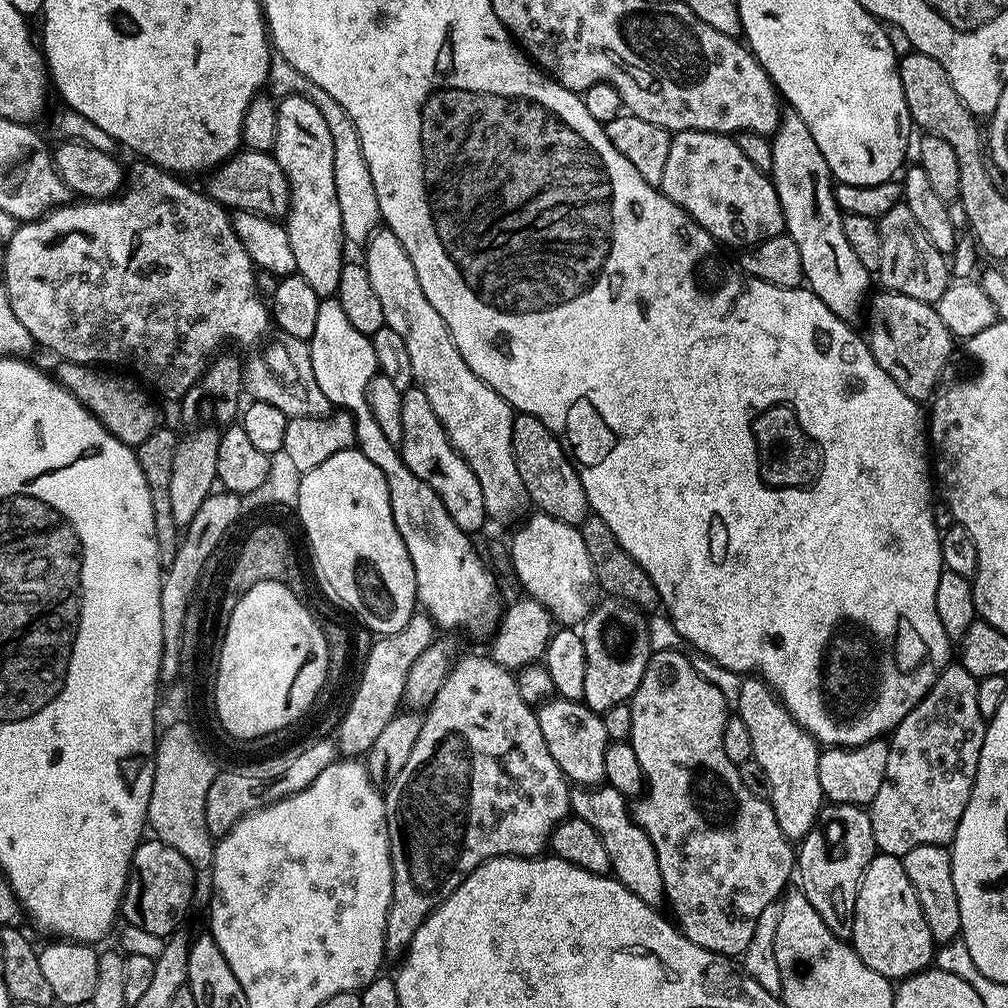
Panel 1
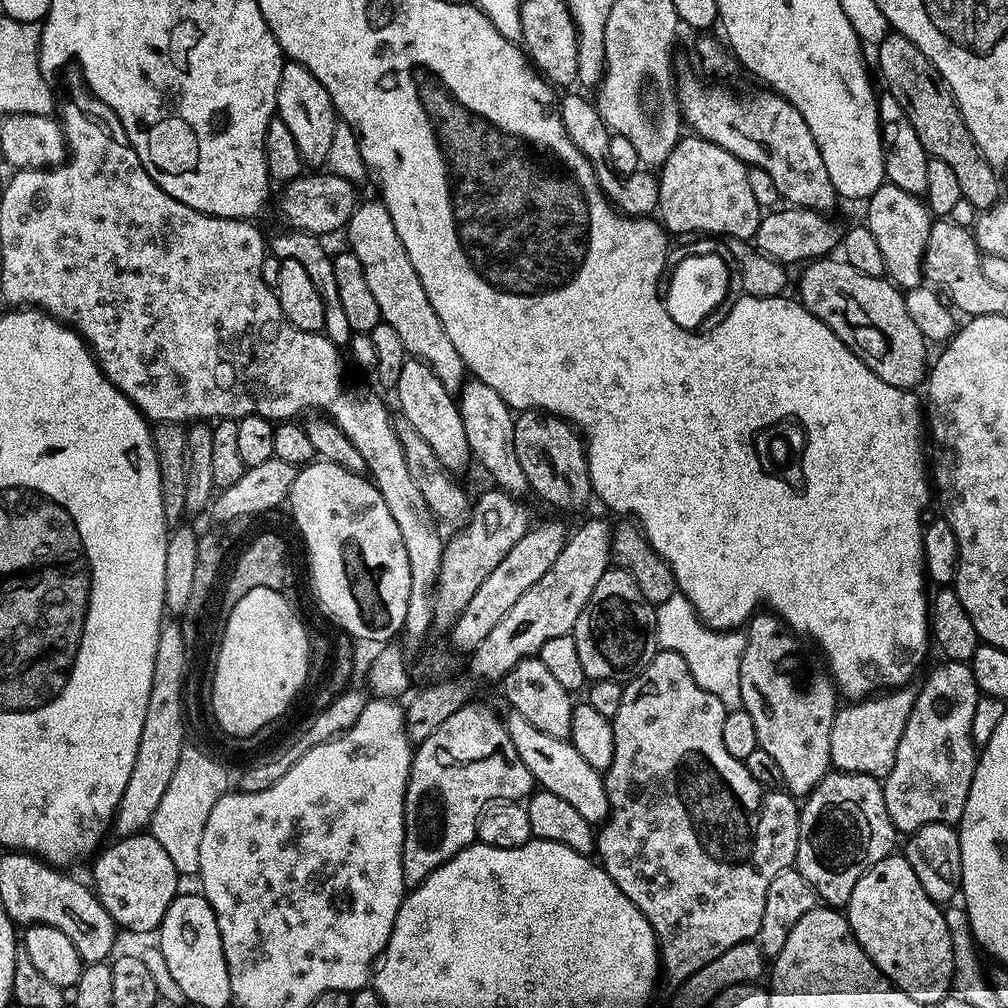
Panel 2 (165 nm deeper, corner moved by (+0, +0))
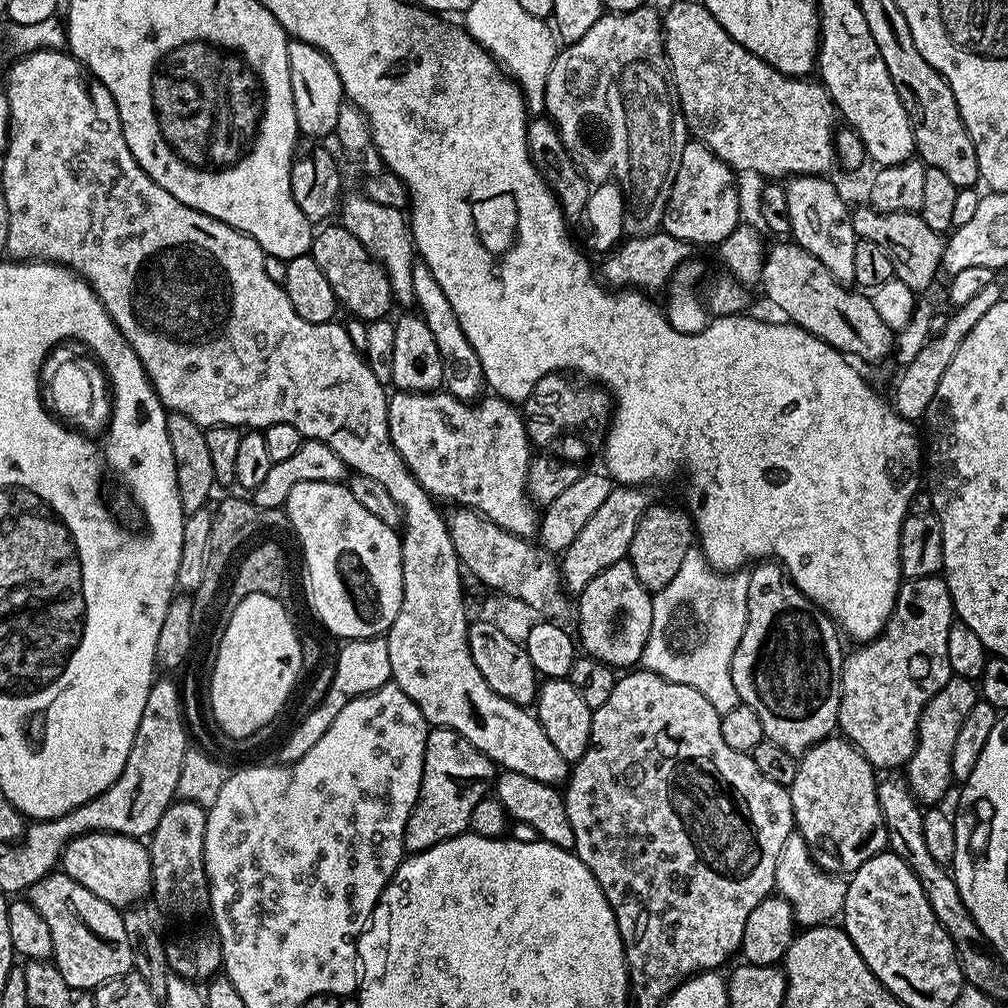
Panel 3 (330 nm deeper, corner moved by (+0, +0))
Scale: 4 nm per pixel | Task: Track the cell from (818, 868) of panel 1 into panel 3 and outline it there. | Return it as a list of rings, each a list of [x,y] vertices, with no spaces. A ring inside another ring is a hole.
[[[843,738],[819,740],[813,748],[799,757],[794,780],[788,788],[792,799],[794,828],[806,842],[808,852],[814,858],[816,865],[825,872],[829,874],[857,872],[862,862],[866,862],[877,852],[885,851],[888,831],[878,806],[877,783],[878,776],[870,761]]]

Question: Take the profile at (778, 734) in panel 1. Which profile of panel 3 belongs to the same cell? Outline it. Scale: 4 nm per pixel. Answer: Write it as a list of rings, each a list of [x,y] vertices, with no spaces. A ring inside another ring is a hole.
[[[760,562],[751,571],[747,573],[748,621],[732,659],[734,690],[738,690],[740,703],[750,706],[750,710],[758,714],[769,741],[784,751],[803,754],[819,740],[829,739],[838,728],[840,671],[844,668],[845,658],[845,653],[840,652],[842,636],[827,612],[820,611],[808,597],[797,592],[779,563]]]

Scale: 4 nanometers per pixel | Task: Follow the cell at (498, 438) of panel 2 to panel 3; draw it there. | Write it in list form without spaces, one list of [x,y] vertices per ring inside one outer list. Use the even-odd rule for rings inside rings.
[[[422,262],[413,263],[412,277],[415,307],[420,307],[417,308],[418,314],[426,322],[426,326],[430,326],[430,334],[434,334],[434,343],[438,345],[438,354],[442,354],[443,391],[449,396],[455,396],[457,400],[475,401],[485,391],[486,385],[482,374],[482,362],[478,362],[478,354],[474,354],[474,346],[470,346],[470,338],[462,334],[462,326],[458,326],[458,318],[450,307],[446,294],[442,294],[442,286],[438,286],[434,274],[430,274],[427,266]]]

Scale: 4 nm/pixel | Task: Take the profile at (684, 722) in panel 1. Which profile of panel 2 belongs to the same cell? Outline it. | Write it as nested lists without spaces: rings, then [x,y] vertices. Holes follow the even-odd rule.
[[[657,651],[656,656],[632,680],[624,684],[622,702],[618,705],[618,714],[610,717],[614,732],[614,758],[607,772],[603,773],[604,789],[608,799],[608,819],[596,832],[595,855],[614,886],[638,906],[638,910],[650,922],[656,931],[656,942],[660,949],[660,967],[663,975],[668,975],[672,982],[690,978],[694,970],[702,970],[706,962],[714,962],[718,954],[730,950],[730,946],[738,946],[738,942],[756,940],[762,926],[762,910],[766,910],[766,890],[770,890],[770,882],[778,878],[796,863],[798,850],[798,834],[800,833],[800,808],[797,801],[787,791],[769,790],[754,780],[747,769],[745,761],[733,758],[722,742],[722,722],[726,709],[714,694],[702,690],[689,672],[689,667],[680,654]]]

